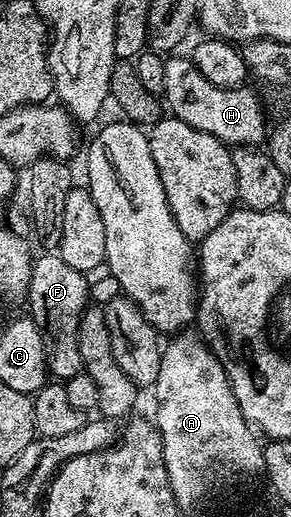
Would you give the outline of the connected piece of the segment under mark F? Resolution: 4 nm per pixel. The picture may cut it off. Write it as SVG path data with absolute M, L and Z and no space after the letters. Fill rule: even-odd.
M44 252L32 263L30 288L26 295L26 303L32 311L32 322L40 329L42 344L46 352L46 364L49 375L53 379L63 380L70 376L78 376L84 370L84 361L78 352L78 328L85 310L90 305L88 291L90 285L85 278L85 271L70 268L59 253Z

